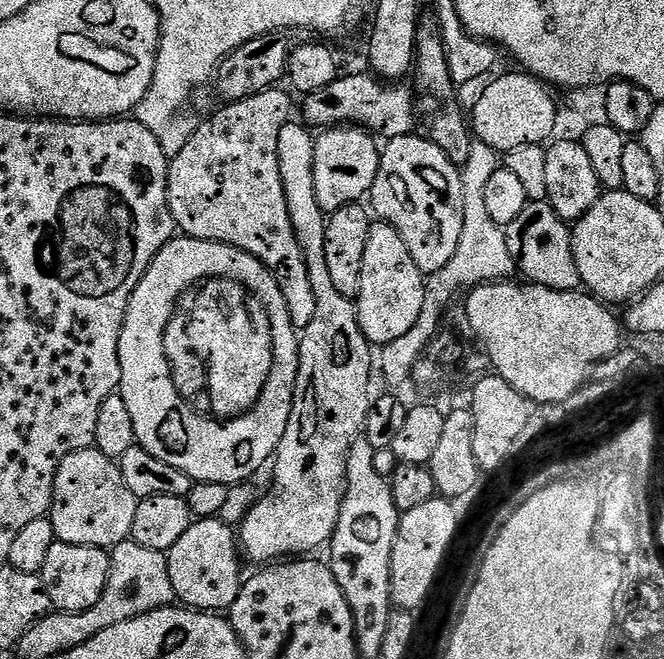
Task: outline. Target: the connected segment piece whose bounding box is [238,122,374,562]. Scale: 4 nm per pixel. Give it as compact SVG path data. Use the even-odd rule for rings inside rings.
M295 122L284 125L278 138L278 158L282 184L286 194L290 218L298 242L304 251L310 282L314 286L314 318L310 326L300 333L300 369L296 379L296 397L292 403L290 422L286 434L276 447L276 496L264 496L248 512L244 525L238 528L238 540L245 557L260 562L276 562L281 558L300 558L312 554L315 548L329 543L336 533L336 523L340 518L340 507L344 502L346 486L346 466L350 446L363 433L364 423L368 421L370 395L368 387L372 384L374 372L374 348L364 337L360 328L356 305L347 300L334 286L330 269L326 267L326 213L318 206L318 193L314 190L314 150L316 136L313 129Z

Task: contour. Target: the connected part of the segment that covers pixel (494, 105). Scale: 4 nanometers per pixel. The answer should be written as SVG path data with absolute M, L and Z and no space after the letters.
M523 70L515 71L497 80L489 79L472 108L472 116L470 112L470 128L475 137L501 154L536 144L547 145L554 134L558 101L548 93L549 85Z

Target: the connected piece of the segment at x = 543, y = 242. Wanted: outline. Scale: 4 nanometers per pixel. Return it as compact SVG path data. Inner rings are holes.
M547 199L529 202L506 231L516 271L525 281L559 292L575 292L581 287L572 249L572 228L554 211Z

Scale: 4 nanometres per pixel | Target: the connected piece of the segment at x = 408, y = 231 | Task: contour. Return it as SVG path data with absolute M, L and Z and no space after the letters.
M420 134L387 141L380 153L380 169L374 178L371 200L371 211L402 234L402 242L406 242L406 250L410 250L410 258L414 258L421 272L442 270L454 258L458 238L462 238L462 178L458 165L434 142Z

